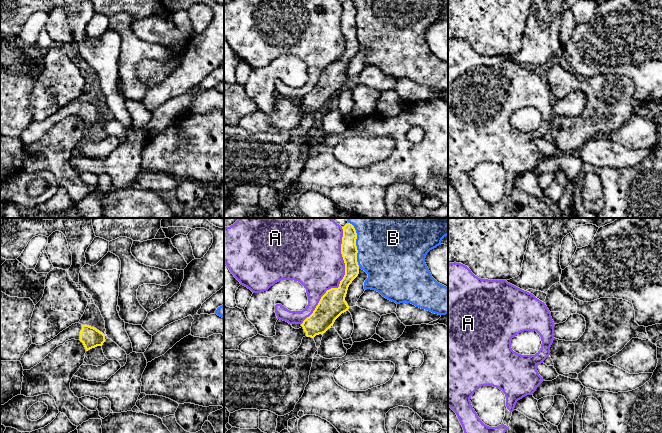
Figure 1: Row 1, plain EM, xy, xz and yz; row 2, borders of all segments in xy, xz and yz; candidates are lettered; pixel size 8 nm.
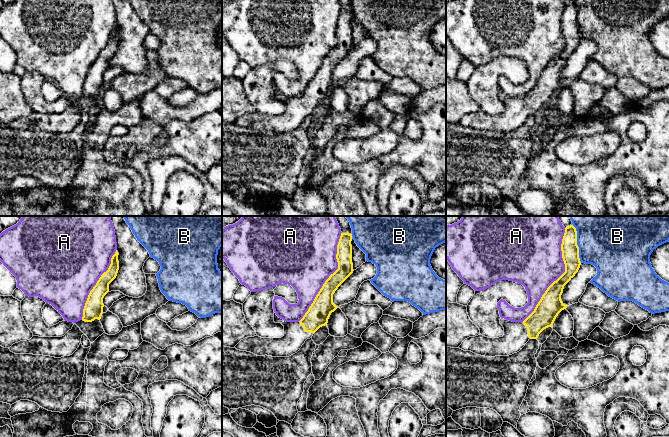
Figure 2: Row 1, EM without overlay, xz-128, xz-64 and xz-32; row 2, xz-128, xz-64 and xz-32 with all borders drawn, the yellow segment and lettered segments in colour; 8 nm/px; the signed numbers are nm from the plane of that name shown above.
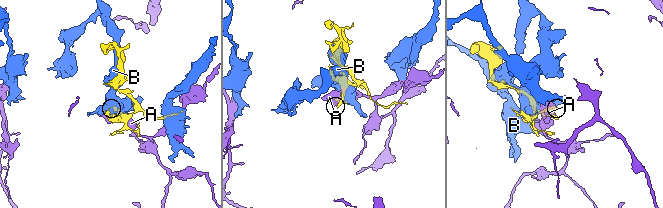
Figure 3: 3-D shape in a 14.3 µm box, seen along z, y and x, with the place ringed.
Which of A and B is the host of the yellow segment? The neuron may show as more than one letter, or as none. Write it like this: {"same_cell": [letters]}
{"same_cell": []}

